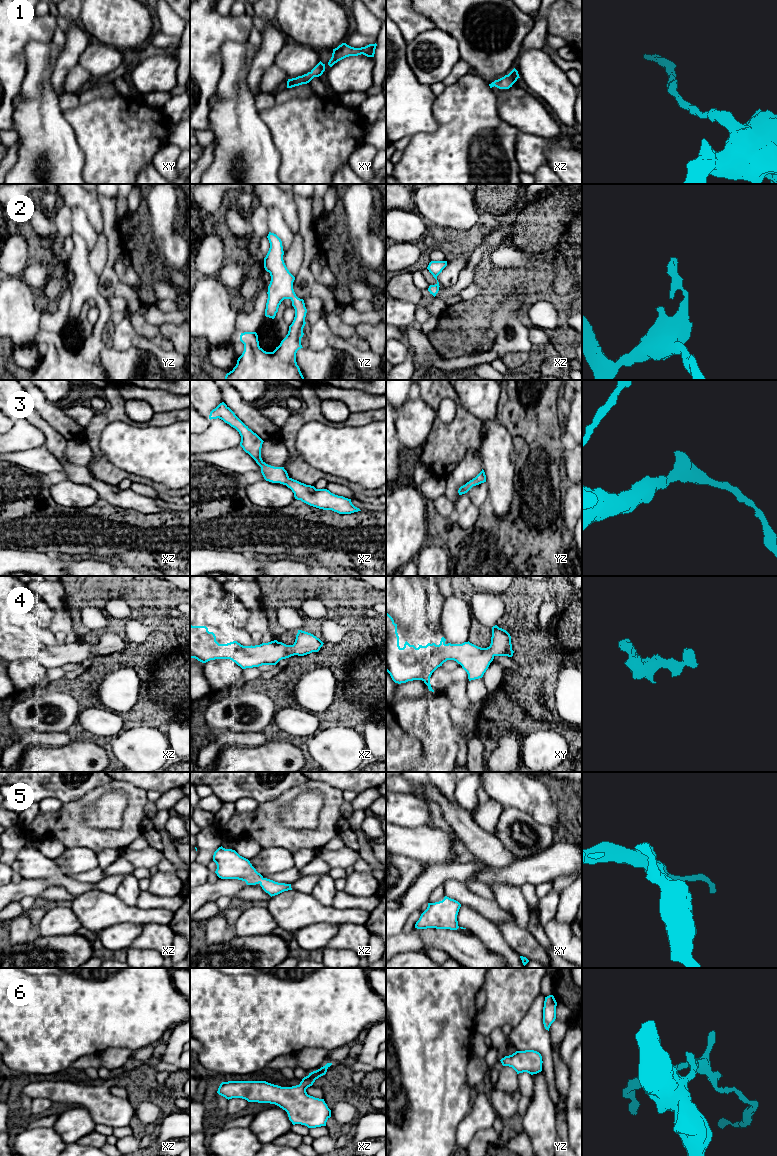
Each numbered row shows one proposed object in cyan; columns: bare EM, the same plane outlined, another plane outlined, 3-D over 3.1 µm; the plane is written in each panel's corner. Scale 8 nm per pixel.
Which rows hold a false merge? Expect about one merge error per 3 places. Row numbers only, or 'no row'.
no row

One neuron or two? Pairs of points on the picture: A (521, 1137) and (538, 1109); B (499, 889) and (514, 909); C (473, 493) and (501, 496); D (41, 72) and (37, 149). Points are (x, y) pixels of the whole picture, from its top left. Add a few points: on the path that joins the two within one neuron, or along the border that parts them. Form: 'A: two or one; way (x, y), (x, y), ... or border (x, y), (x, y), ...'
A: two; border (522, 1129), (532, 1145)
B: one; way (504, 894), (514, 904)
C: two; border (485, 482), (488, 498)
D: one; way (38, 91), (38, 130)

